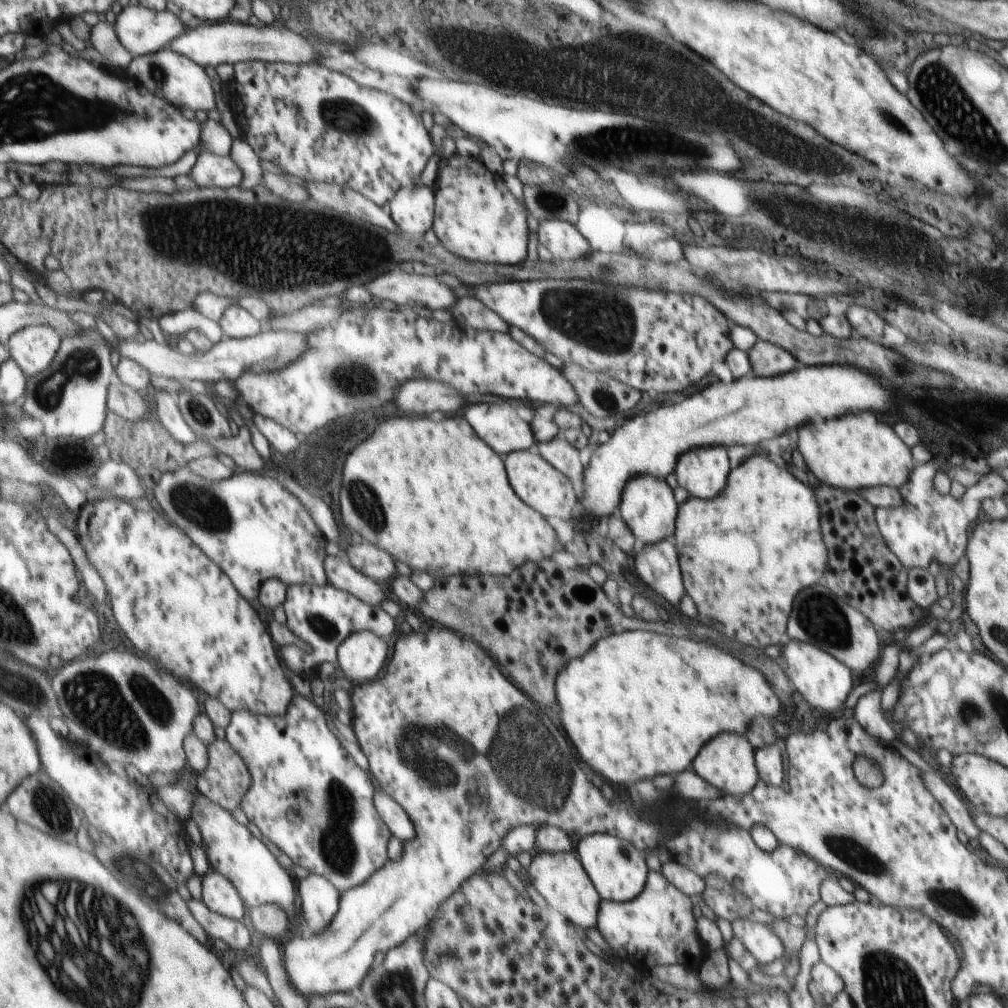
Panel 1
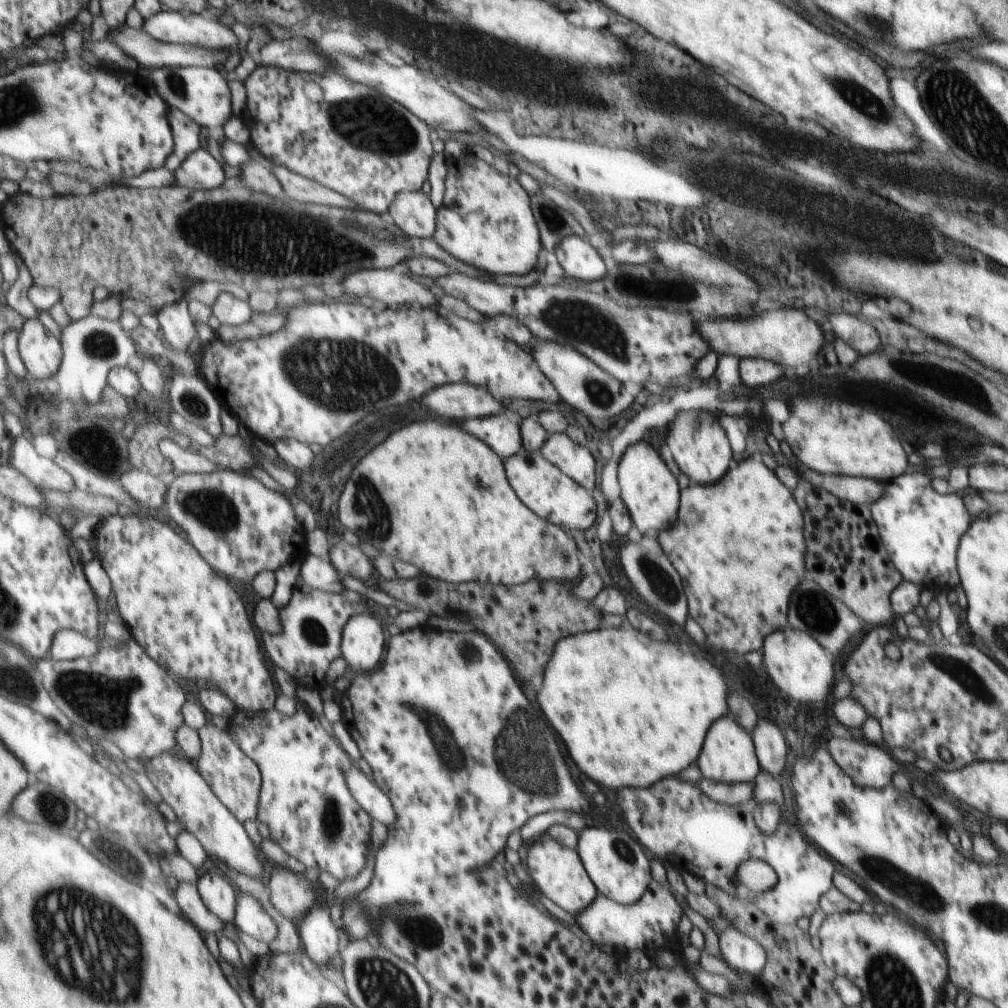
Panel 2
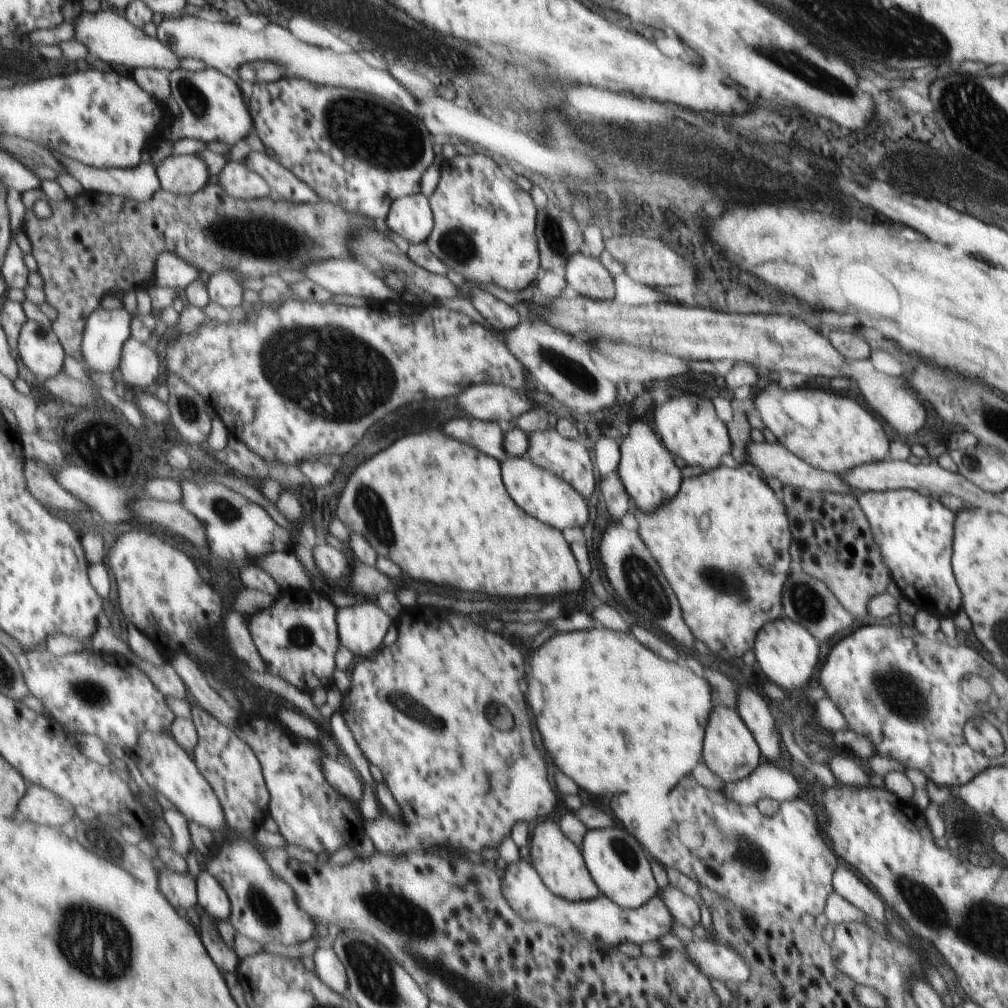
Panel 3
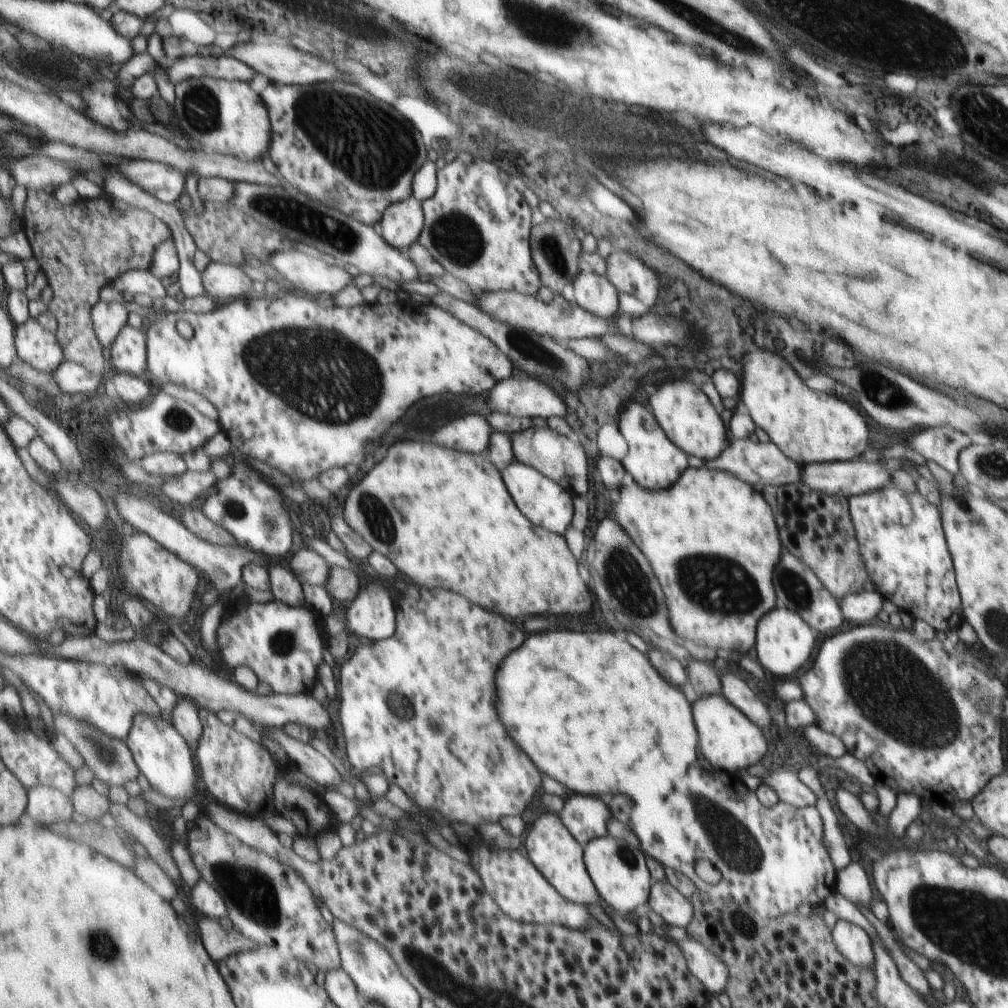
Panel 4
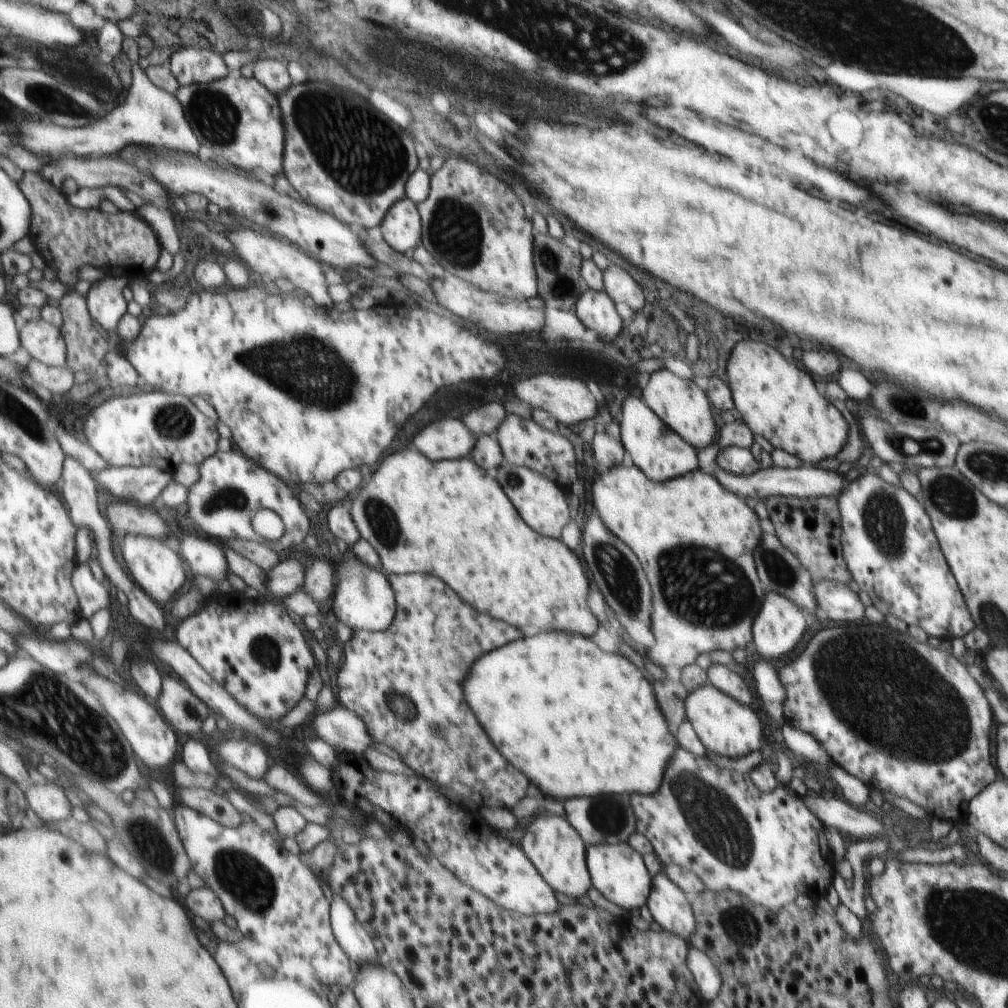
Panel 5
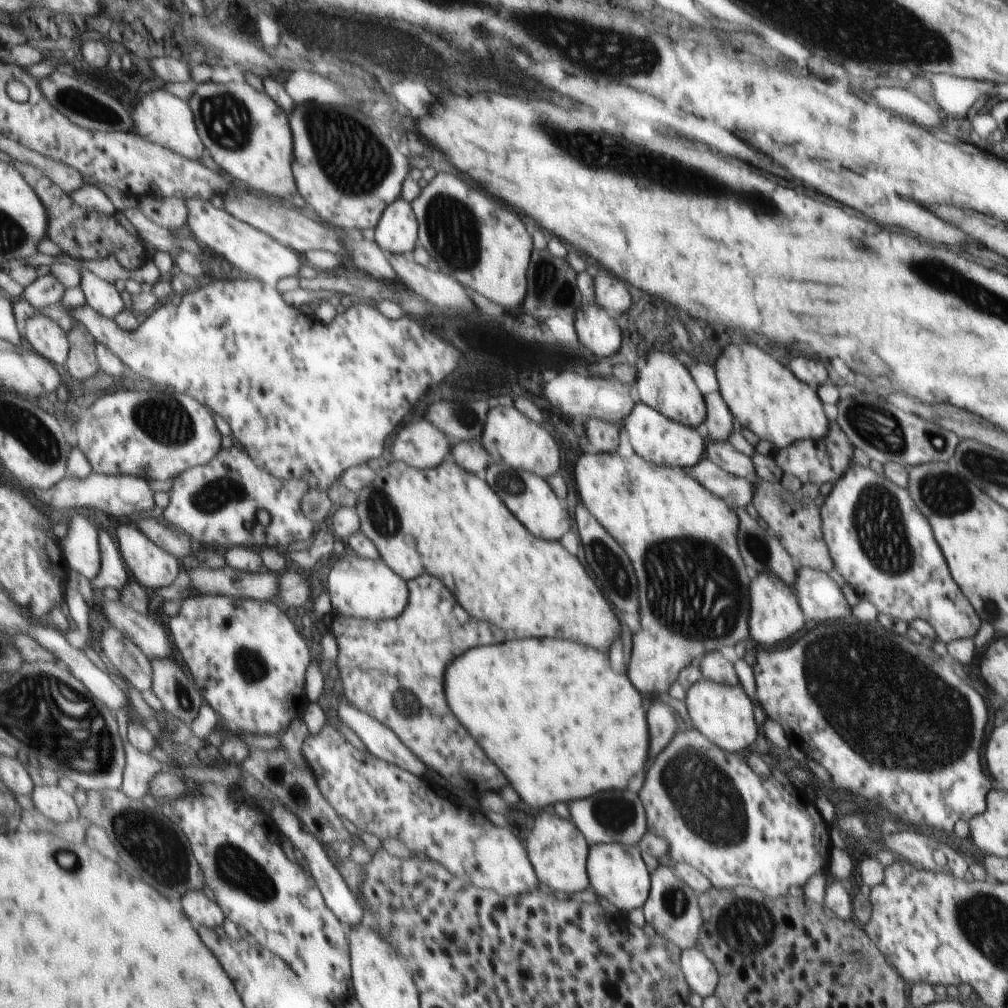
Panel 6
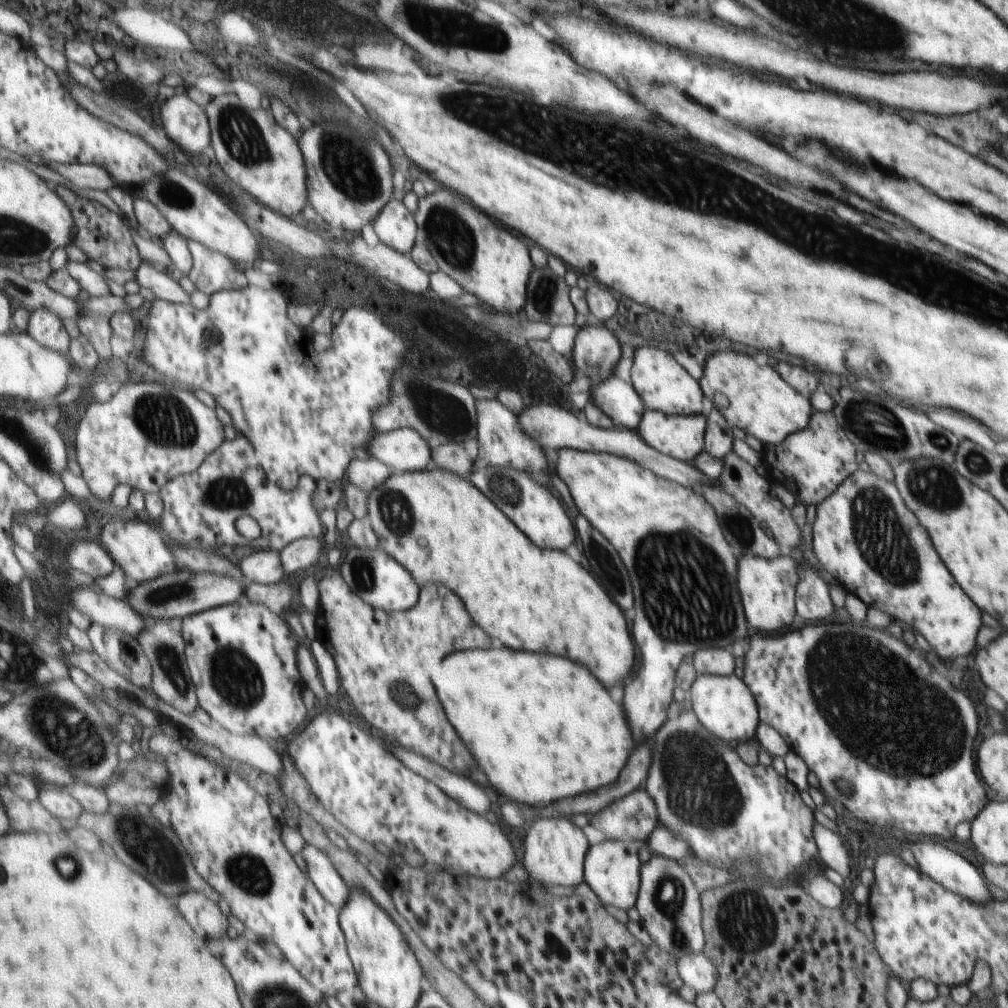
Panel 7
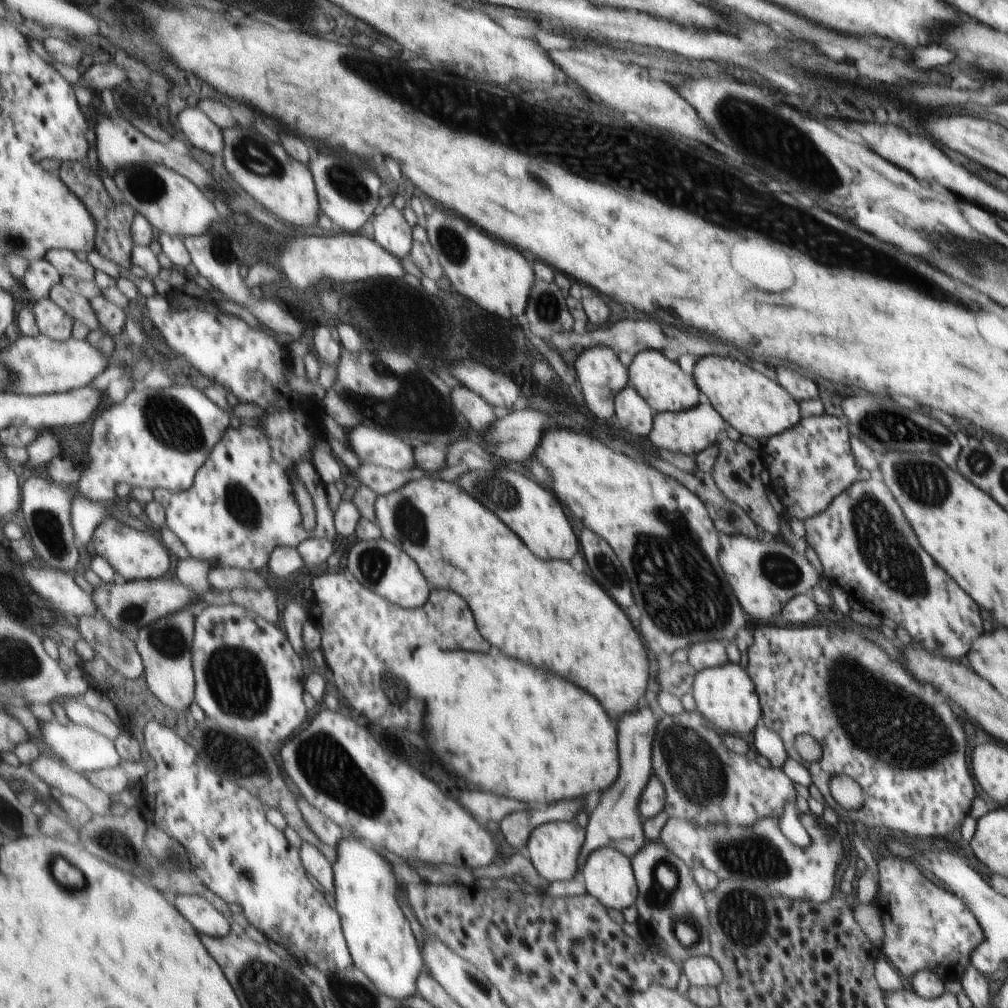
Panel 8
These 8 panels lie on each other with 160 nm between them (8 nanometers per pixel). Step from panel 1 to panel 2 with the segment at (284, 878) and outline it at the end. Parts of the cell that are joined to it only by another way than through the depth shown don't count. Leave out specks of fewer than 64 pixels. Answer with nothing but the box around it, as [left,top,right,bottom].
[145,752,265,878]

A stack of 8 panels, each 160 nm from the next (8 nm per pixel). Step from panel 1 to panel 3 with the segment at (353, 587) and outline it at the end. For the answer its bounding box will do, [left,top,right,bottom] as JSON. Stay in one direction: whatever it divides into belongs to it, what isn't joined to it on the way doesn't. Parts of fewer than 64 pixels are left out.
[256,552,313,591]

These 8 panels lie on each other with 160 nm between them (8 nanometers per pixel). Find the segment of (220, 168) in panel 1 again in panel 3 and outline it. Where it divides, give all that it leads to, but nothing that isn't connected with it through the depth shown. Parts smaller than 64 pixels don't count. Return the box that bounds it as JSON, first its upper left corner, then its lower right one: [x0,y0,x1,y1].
[157,154,209,195]

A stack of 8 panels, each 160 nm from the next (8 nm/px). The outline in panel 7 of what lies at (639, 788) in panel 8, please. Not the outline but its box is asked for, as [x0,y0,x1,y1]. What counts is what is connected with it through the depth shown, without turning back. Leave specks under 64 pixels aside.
[555,450,754,744]

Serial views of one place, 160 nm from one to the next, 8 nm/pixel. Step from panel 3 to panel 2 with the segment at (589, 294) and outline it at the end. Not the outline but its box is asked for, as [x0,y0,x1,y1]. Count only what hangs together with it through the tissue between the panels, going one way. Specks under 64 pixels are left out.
[553,235,605,283]

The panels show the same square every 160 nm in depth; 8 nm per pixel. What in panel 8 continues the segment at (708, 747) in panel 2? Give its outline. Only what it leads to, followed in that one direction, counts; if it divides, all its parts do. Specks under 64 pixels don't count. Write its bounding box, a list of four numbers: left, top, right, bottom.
[691,661,759,735]

